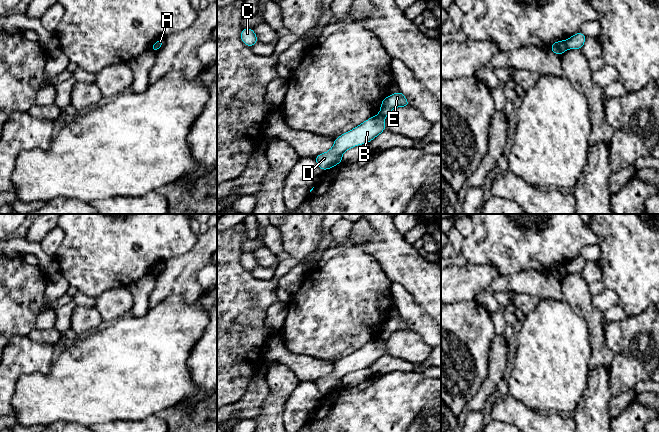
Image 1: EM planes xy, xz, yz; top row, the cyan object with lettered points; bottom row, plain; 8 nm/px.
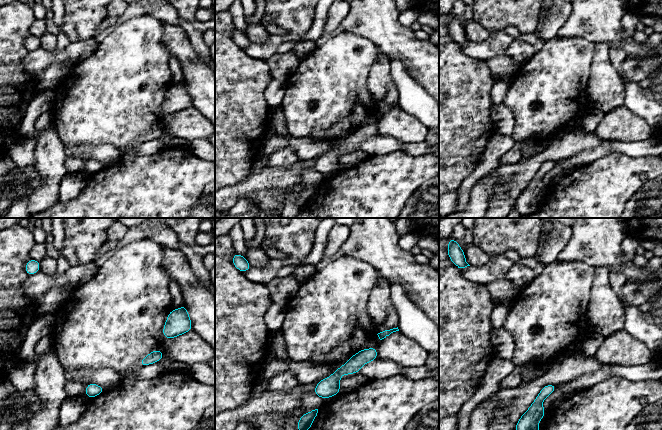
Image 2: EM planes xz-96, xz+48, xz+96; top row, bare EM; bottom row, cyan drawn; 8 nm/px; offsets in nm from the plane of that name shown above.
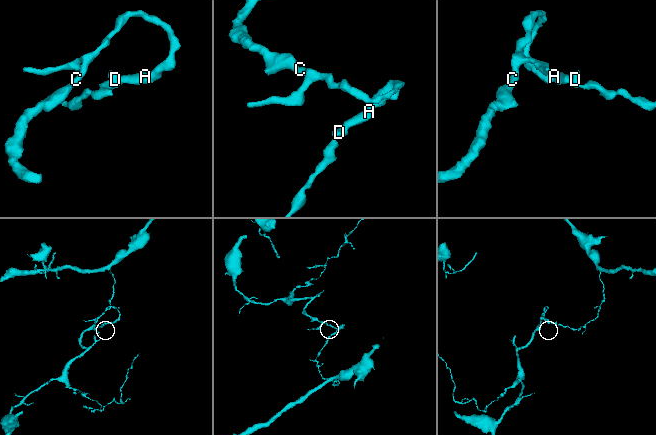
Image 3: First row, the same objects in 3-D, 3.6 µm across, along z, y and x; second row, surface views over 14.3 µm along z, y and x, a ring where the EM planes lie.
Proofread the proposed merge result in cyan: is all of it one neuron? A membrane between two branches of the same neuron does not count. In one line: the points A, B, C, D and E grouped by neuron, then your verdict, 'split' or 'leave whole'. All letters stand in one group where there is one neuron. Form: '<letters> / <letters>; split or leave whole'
A B D / C E; split

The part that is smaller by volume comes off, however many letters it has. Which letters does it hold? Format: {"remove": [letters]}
{"remove": ["C", "E"]}

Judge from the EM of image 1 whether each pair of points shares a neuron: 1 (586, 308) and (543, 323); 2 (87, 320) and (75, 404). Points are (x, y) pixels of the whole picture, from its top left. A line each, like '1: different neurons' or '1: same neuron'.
1: different neurons
2: different neurons

